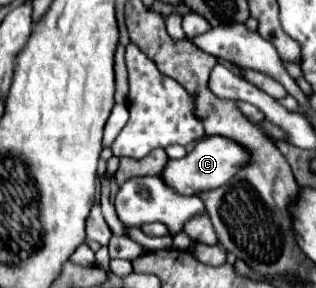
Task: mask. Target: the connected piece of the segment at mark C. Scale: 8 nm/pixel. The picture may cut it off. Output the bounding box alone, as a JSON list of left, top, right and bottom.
[160,136,248,196]

